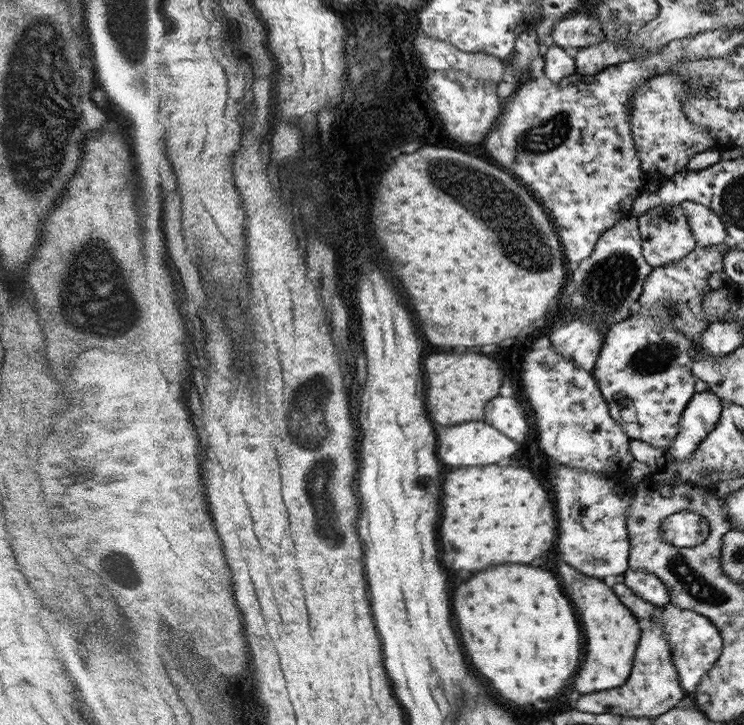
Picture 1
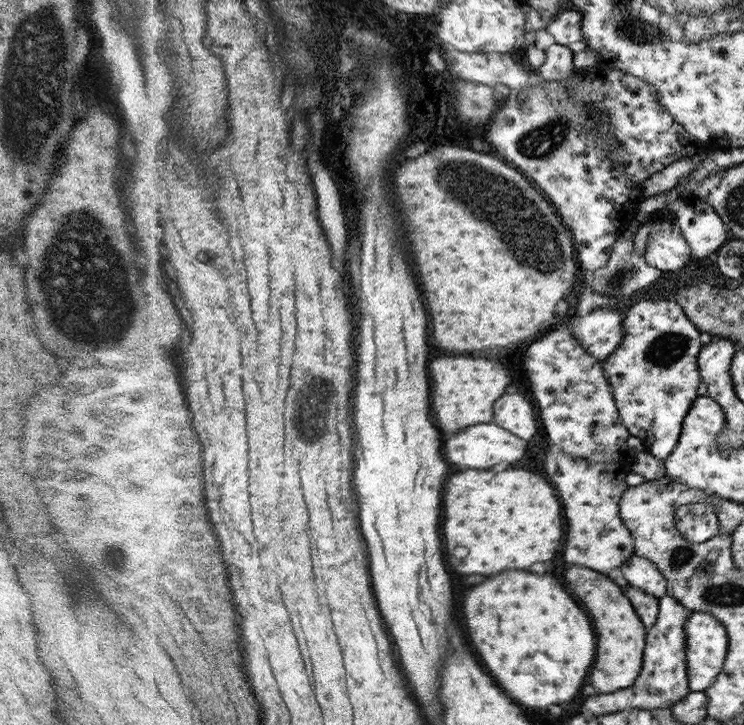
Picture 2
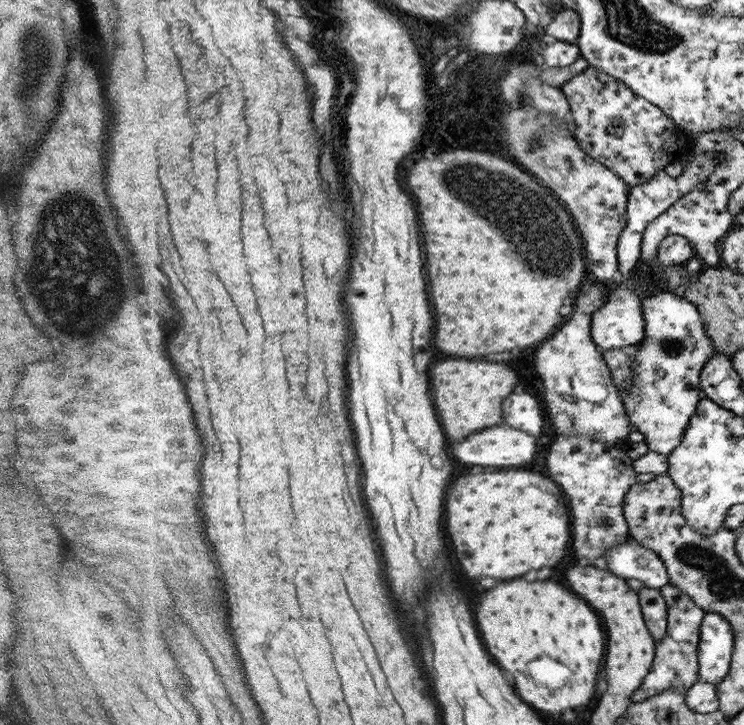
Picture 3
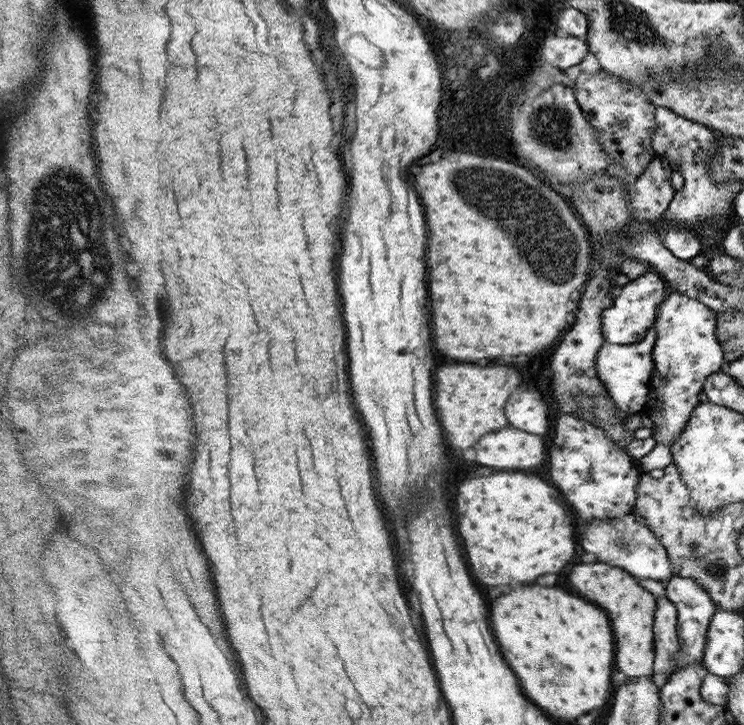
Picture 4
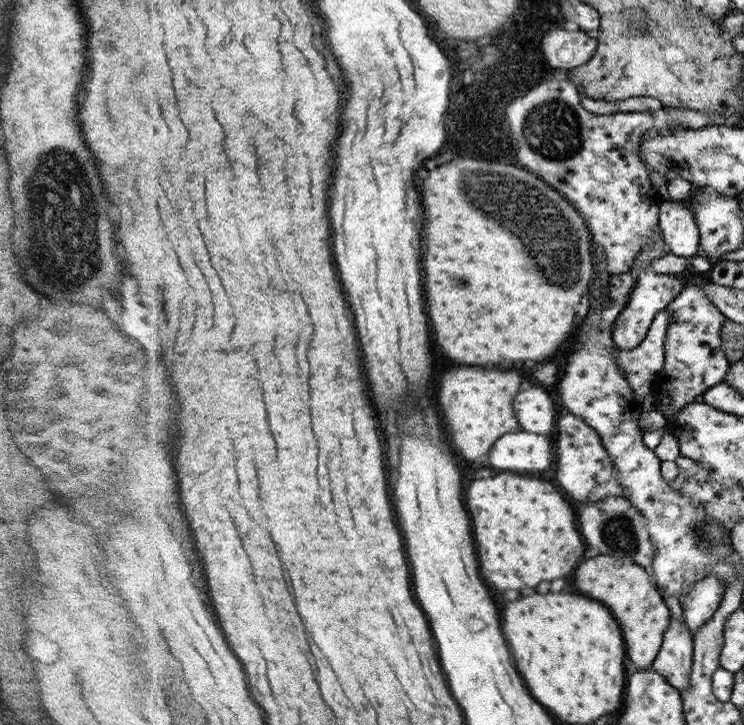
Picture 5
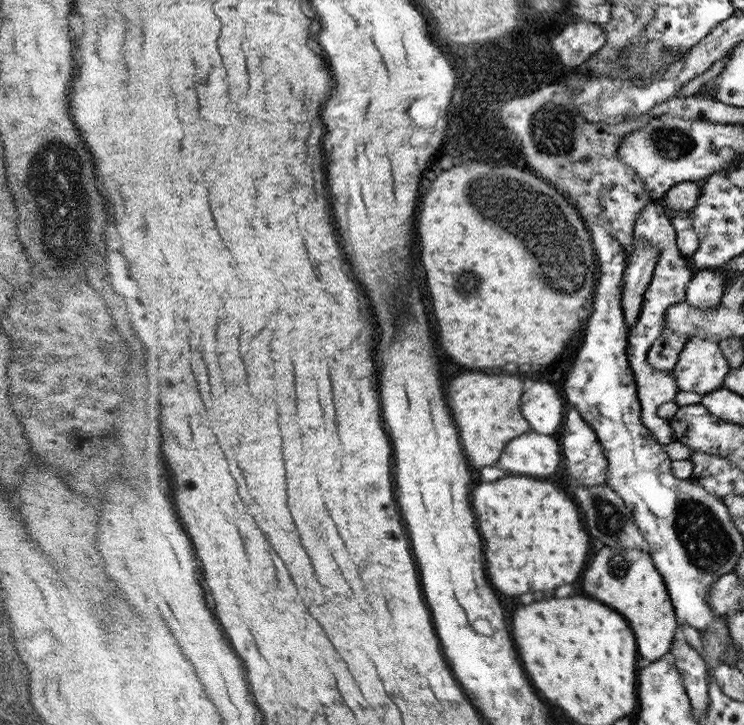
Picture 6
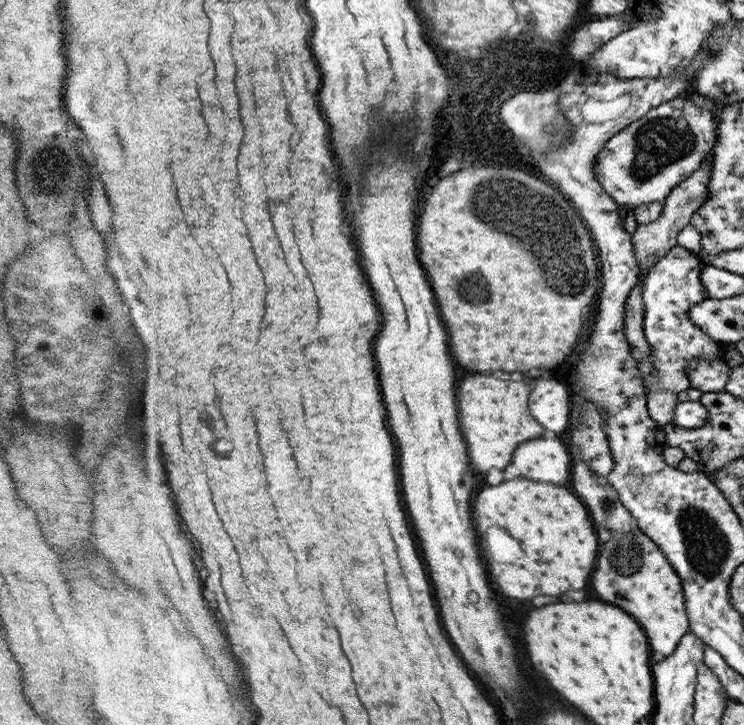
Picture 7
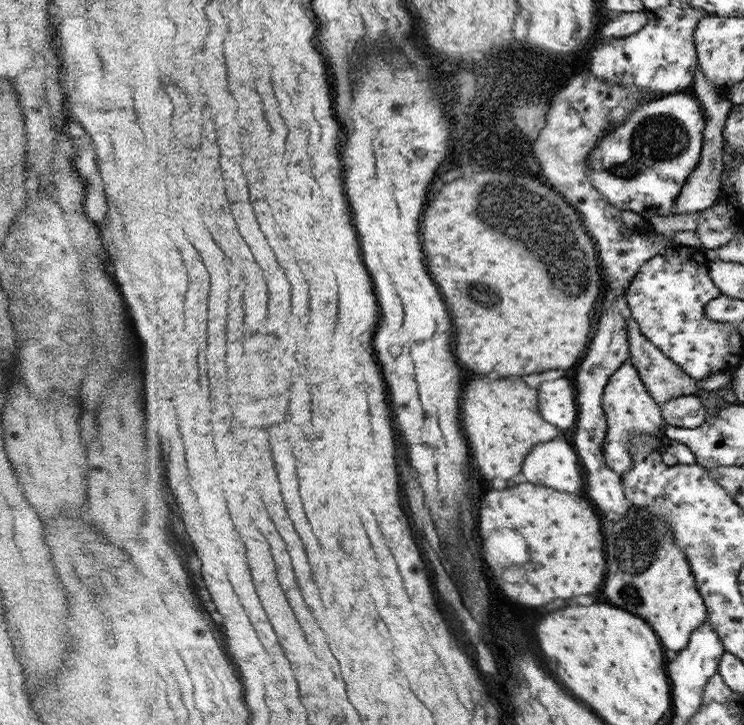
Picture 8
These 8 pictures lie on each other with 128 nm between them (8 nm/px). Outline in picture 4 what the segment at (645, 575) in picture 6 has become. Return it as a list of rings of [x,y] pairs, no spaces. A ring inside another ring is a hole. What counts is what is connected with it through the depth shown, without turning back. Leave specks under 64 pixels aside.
[[[605,562],[574,566],[568,580],[588,600],[594,600],[602,608],[612,608],[612,610],[604,610],[604,612],[608,612],[608,616],[612,616],[612,630],[616,632],[616,668],[618,668],[618,672],[622,672],[628,678],[651,676],[655,664],[656,599],[654,595],[646,591],[631,573]]]

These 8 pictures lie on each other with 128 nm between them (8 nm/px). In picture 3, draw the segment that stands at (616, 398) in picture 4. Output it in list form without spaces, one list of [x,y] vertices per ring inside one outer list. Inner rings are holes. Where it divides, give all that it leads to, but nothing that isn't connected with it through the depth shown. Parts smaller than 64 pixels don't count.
[[[638,345],[617,348],[616,350],[602,351],[602,358],[611,370],[611,377],[619,388],[620,394],[633,383],[631,380],[631,364],[634,364],[634,356]]]

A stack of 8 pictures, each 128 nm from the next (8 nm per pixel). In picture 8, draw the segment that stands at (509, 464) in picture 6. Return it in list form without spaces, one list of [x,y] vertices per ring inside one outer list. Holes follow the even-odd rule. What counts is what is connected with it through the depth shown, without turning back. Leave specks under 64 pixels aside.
[[[560,439],[535,444],[524,459],[524,470],[528,482],[544,484],[560,492],[580,494],[584,486],[582,466],[578,464],[579,453],[574,452],[570,442]]]

